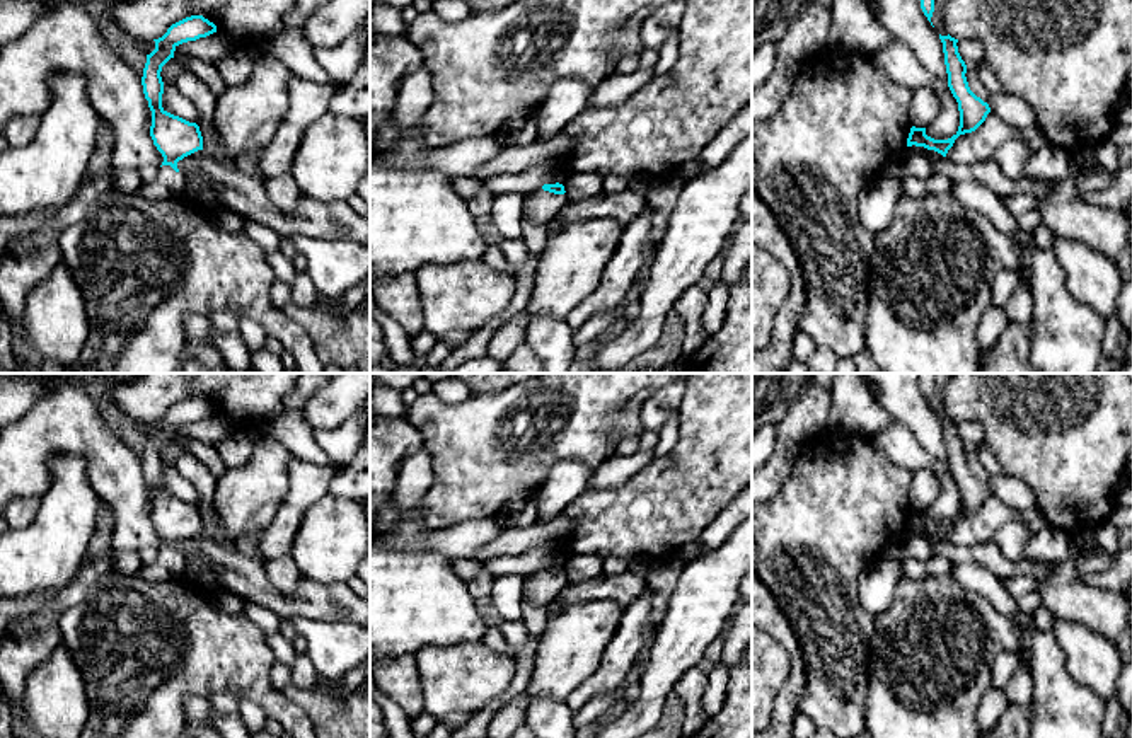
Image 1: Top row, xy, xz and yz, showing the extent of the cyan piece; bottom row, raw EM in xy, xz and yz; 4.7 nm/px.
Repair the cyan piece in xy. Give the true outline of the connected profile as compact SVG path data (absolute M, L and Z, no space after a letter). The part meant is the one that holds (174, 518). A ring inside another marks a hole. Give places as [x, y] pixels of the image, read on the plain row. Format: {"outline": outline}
{"outline": "M191 397L172 406L162 419L153 421L155 431L147 436L142 467L152 493L150 518L164 539L155 561L142 566L138 573L148 583L182 578L186 559L179 554L177 544L198 532L203 532L199 508L174 498L162 489L162 448L174 440L174 433L179 426L206 419L213 414L217 414L217 407L213 404L203 397Z"}

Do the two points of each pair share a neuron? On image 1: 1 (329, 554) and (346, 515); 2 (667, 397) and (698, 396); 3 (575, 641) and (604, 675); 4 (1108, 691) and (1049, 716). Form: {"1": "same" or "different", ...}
{"1": "same", "2": "different", "3": "different", "4": "different"}

